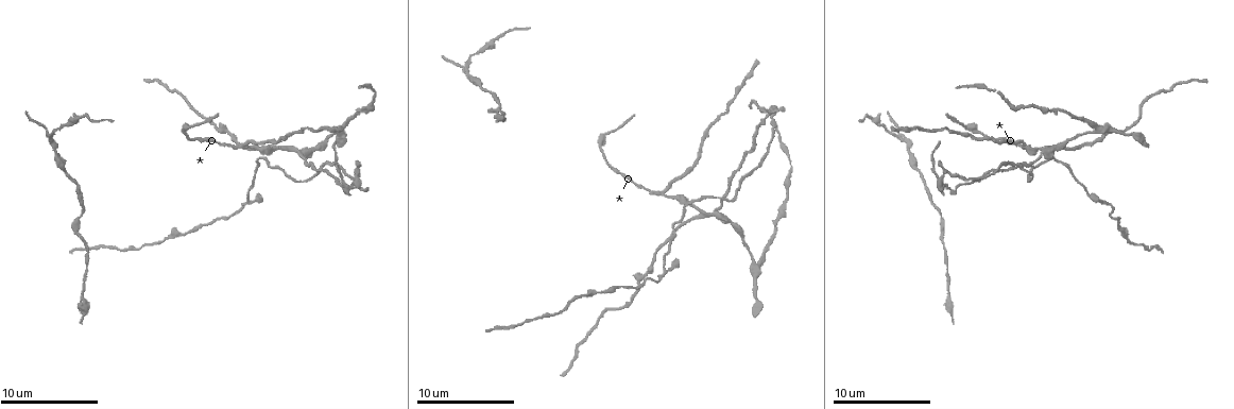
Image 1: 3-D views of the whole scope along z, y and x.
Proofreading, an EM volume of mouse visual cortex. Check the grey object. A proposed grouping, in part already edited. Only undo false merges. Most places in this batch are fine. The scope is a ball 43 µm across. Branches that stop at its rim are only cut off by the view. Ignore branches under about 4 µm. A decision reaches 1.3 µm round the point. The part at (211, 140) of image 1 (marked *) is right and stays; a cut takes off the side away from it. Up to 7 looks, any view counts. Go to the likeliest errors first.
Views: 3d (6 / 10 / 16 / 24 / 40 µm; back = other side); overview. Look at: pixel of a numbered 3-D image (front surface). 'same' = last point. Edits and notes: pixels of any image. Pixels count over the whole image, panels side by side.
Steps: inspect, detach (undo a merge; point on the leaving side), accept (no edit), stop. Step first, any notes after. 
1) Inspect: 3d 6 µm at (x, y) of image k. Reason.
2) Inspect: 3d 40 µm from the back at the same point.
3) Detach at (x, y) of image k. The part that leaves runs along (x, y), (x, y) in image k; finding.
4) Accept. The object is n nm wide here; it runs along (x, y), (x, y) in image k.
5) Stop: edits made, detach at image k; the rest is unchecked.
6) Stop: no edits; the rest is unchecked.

Inspect: 3d 10 µm at (665, 192) of image 1. Three-way junction.

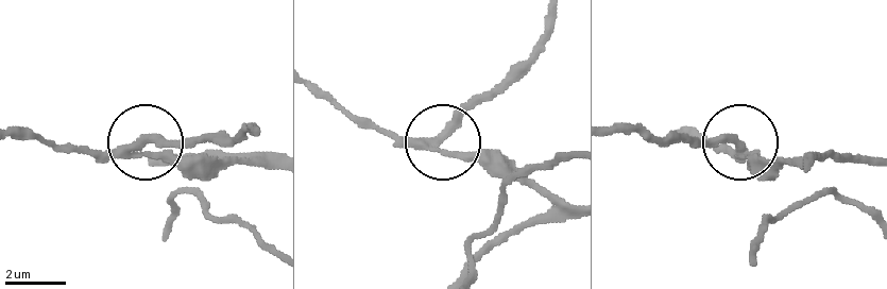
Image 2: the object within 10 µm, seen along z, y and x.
Detach at (457, 115) of image 2. The side arm is 19 µm long; the part that leaves runs along (427, 143), (500, 90), (547, 14) in image 2; a second neuron is stuck on.

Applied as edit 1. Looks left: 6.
Inspect: 3d 10 µm at (973, 129) of image 1. Arms part here.

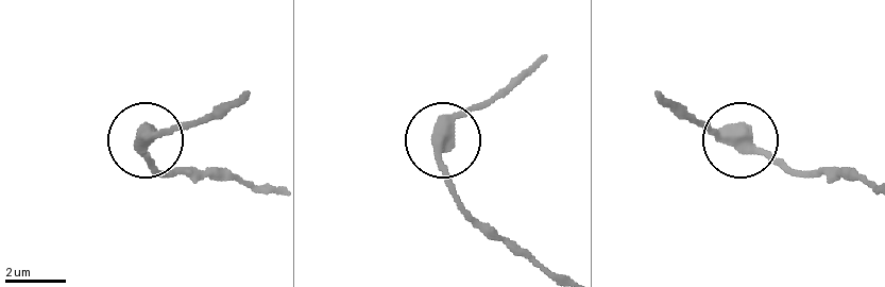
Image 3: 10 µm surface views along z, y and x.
Inspect: 3d 6 µm at (139, 147) of image 3.

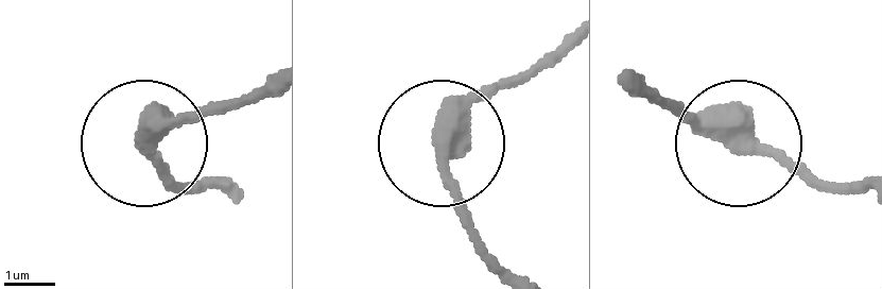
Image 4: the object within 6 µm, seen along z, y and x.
Accept. The side arm is 5 µm long; it runs along (862, 185), (747, 151), (638, 83) in image 4; all the same neuron.

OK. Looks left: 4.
Inspect: 3d 10 µm at (286, 145) of image 1. Side arm on a straight run.

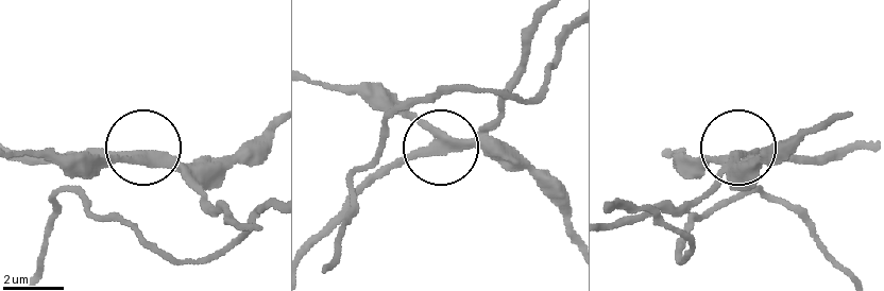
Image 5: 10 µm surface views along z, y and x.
Detach at (415, 151) of image 5. 3 arms meet here; the part that leaves runs along (461, 146), (499, 107), (534, 16) in image 5; two neurons meet here.

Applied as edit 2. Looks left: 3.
Inspect: 3d 10 µm at (80, 191) of image 1.

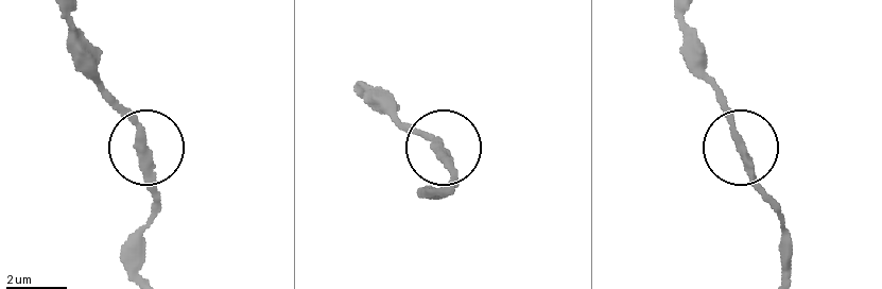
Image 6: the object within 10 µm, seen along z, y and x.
Accept. The object is 290 nm wide here; all the same neuron.

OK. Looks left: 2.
Stop: edits made, detach at image 2, detach at image 5; the rest is unchecked.

